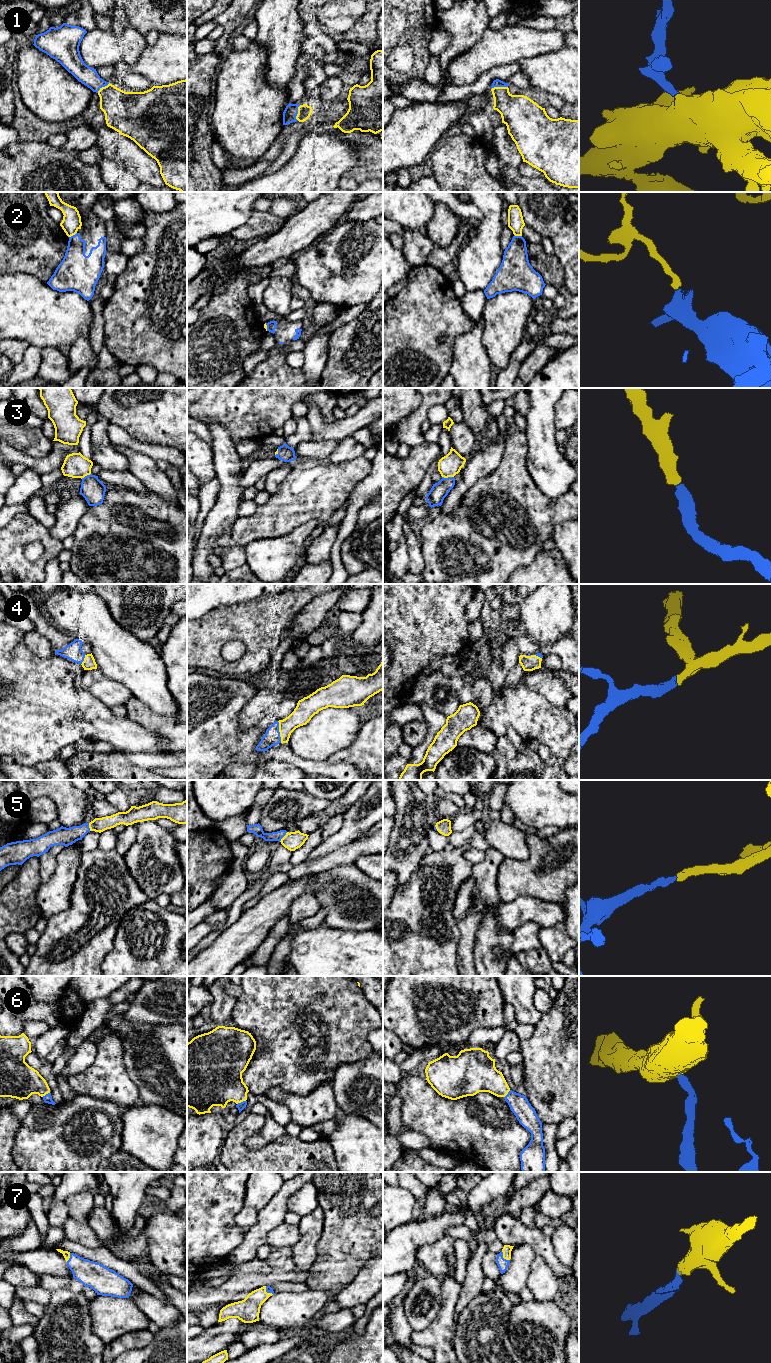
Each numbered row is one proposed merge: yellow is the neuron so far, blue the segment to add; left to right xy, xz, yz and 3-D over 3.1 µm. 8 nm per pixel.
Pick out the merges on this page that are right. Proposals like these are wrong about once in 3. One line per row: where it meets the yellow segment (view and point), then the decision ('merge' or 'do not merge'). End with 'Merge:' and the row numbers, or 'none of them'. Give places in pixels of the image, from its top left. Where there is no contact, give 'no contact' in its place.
1: meets yellow in yz at (499, 87); merge
2: meets yellow in xy at (72, 235); do not merge
3: meets yellow in yz at (448, 476); merge
4: meets yellow in xz at (279, 731); merge
5: meets yellow in xz at (283, 837); merge
6: meets yellow in xz at (241, 1101); merge
7: meets yellow in yz at (503, 1257); merge
Merge: 1, 3, 4, 5, 6, 7

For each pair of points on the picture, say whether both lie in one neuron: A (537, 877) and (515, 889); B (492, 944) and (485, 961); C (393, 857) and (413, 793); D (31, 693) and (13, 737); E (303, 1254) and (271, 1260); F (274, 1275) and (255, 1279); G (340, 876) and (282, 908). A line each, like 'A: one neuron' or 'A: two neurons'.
A: one neuron
B: one neuron
C: one neuron
D: one neuron
E: two neurons
F: one neuron
G: two neurons

